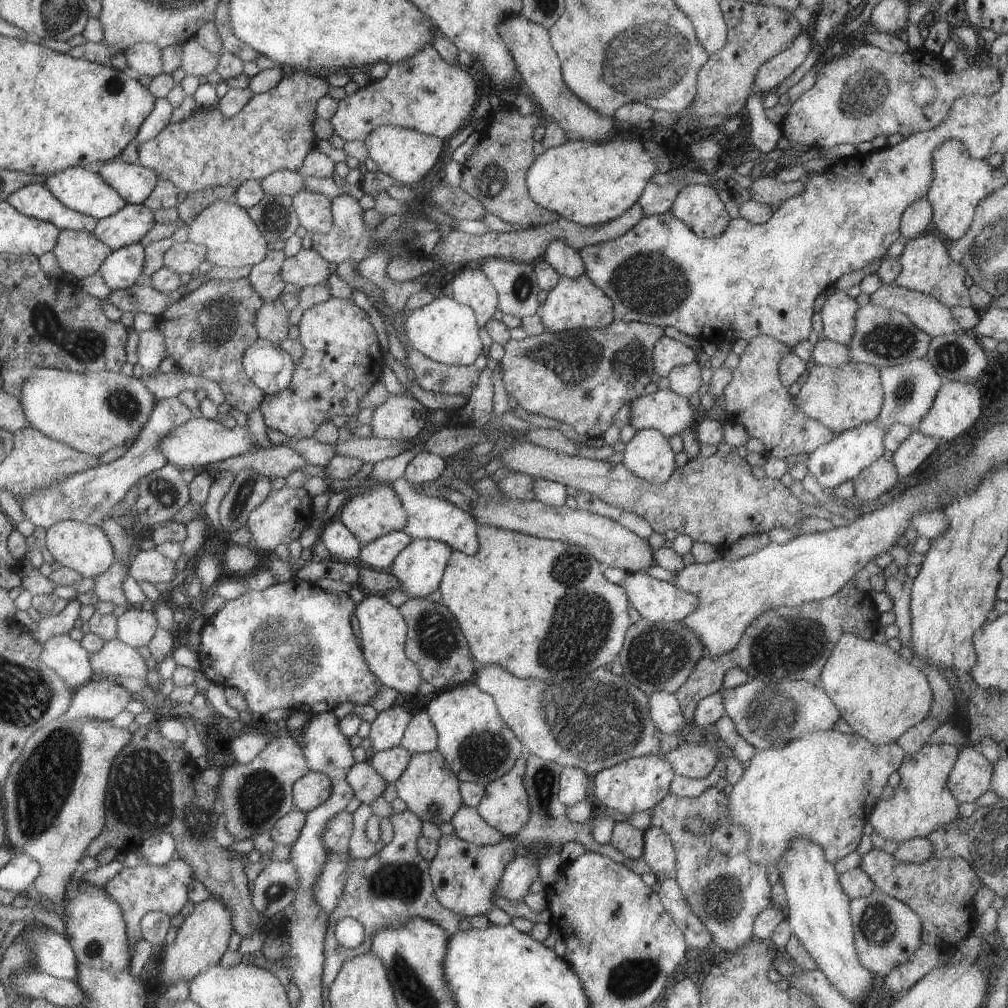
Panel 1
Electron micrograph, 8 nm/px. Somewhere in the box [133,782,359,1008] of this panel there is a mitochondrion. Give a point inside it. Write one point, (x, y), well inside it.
(276, 891)

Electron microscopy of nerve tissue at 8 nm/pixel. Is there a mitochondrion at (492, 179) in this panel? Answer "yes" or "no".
yes

